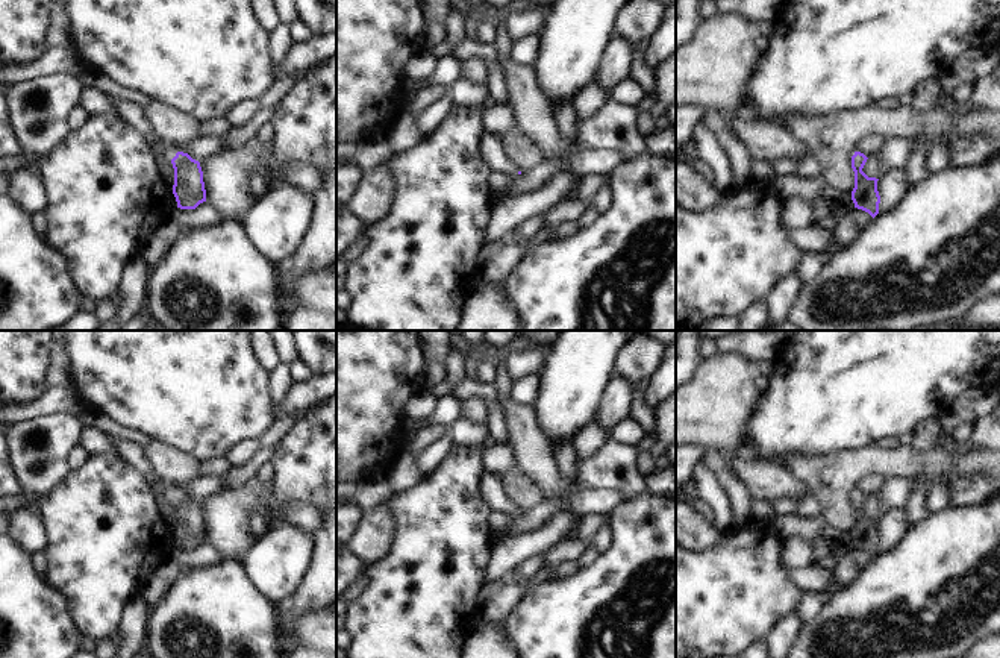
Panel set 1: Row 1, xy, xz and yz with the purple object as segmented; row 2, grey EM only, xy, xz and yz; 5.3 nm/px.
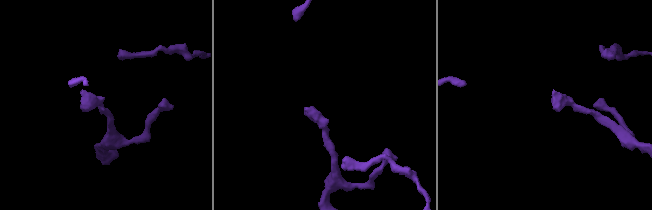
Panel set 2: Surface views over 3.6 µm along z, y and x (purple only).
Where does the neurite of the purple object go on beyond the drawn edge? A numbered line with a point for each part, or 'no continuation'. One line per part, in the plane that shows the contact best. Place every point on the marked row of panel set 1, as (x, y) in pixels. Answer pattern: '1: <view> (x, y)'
1: xy (162, 152)

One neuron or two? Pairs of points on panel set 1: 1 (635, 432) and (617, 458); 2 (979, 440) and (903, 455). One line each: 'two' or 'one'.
1: two
2: two

